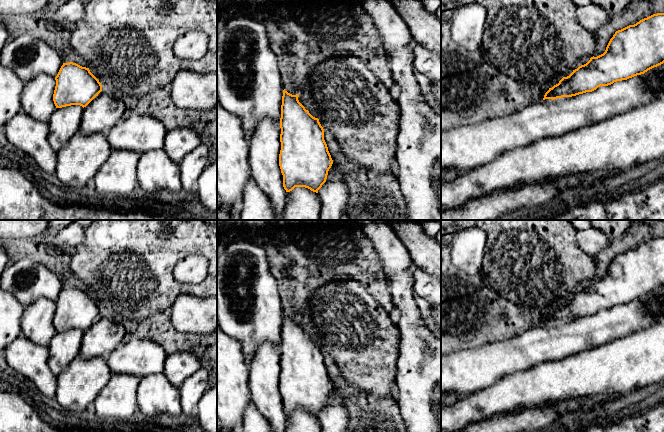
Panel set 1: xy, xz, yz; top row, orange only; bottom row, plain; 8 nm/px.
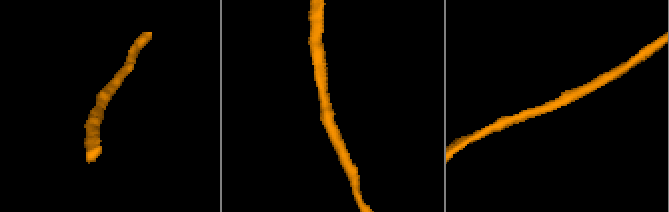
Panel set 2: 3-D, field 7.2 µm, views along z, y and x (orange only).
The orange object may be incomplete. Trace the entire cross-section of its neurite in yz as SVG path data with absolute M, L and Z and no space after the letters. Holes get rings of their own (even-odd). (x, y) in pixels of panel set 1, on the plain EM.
M664 237L615 256L606 274L579 290L545 317L545 323L572 321L627 304L664 287Z

